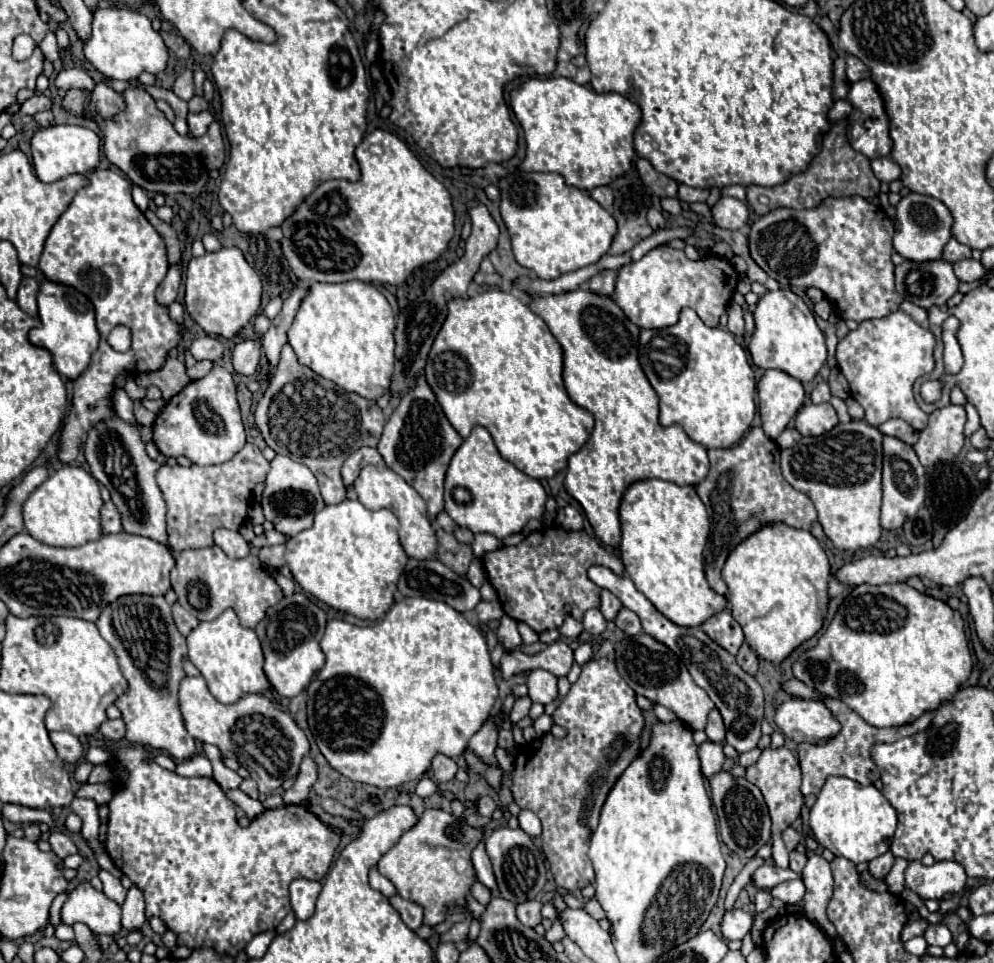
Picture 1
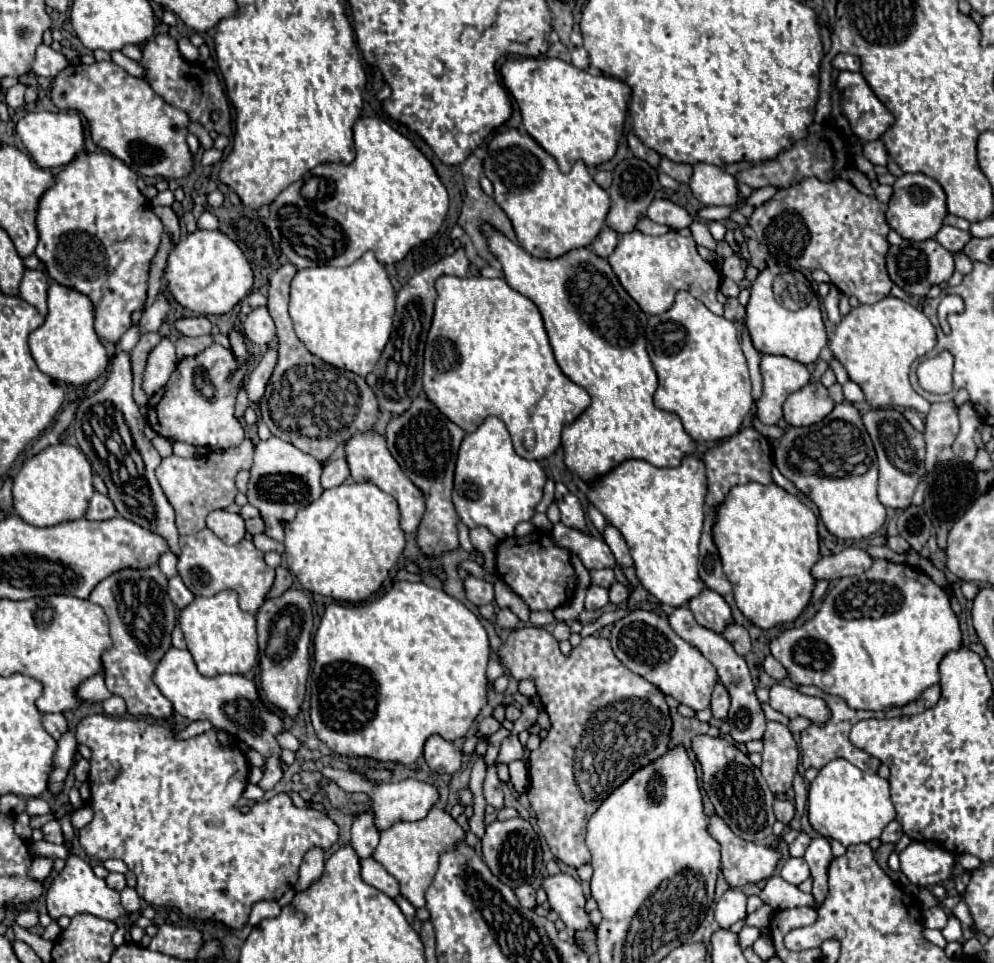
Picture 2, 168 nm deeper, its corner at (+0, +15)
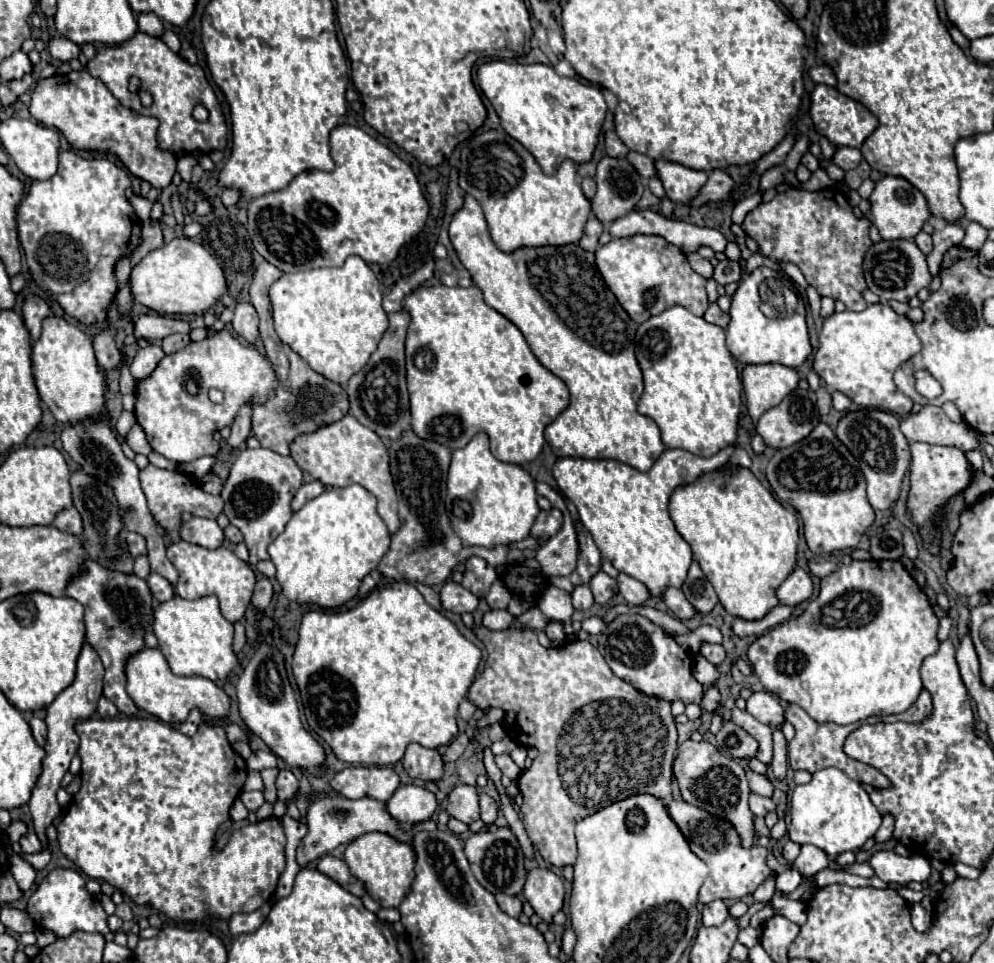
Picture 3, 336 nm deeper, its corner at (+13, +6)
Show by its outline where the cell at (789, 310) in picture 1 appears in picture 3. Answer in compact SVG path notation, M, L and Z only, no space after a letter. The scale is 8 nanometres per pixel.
M761 271L749 273L731 299L731 321L727 325L727 347L731 355L741 363L781 363L787 367L799 367L811 355L811 343L805 325L805 309L797 305L791 317L769 319L759 309L759 283L763 281Z

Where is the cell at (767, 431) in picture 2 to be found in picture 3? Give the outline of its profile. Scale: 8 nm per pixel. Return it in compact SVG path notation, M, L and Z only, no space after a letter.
M733 447L701 459L685 449L665 449L649 471L639 471L613 459L575 459L561 457L553 465L553 475L567 499L577 507L581 523L593 535L601 559L647 585L651 595L663 595L665 587L681 587L689 565L691 547L675 529L669 517L669 497L685 483L693 483L701 473L723 467Z

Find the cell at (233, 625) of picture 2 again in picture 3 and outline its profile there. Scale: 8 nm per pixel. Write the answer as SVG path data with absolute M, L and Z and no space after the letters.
M175 595L173 599L161 603L153 611L153 633L175 675L201 675L211 681L225 681L237 663L237 657L231 649L233 623L221 615L217 597L213 595L193 601Z

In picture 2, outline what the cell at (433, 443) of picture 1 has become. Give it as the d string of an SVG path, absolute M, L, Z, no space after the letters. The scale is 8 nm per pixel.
M420 392L418 398L412 400L410 408L398 416L394 416L386 428L386 442L388 450L394 456L394 460L400 464L404 474L424 492L426 496L426 512L422 518L422 524L418 528L418 546L426 554L440 554L458 548L458 530L456 522L460 520L450 492L452 492L452 480L454 480L454 466L456 466L456 454L460 448L460 442L464 438L464 430L458 428L452 420L442 416L430 400L426 400L426 394Z

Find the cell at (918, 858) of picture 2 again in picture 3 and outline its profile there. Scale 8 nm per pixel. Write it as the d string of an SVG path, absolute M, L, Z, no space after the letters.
M877 851L869 857L869 865L885 883L907 885L911 881L927 881L931 875L931 865L921 855L901 857L895 851Z

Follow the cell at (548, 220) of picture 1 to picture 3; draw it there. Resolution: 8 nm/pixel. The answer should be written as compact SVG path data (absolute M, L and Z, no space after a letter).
M503 129L481 131L461 145L459 187L483 207L493 243L501 251L539 245L577 243L583 235L591 203L581 191L577 165L565 159L553 175L545 175L533 155Z

